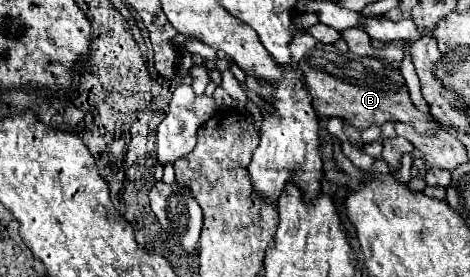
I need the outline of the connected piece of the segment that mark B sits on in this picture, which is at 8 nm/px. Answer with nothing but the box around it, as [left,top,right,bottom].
[289,34,437,134]

